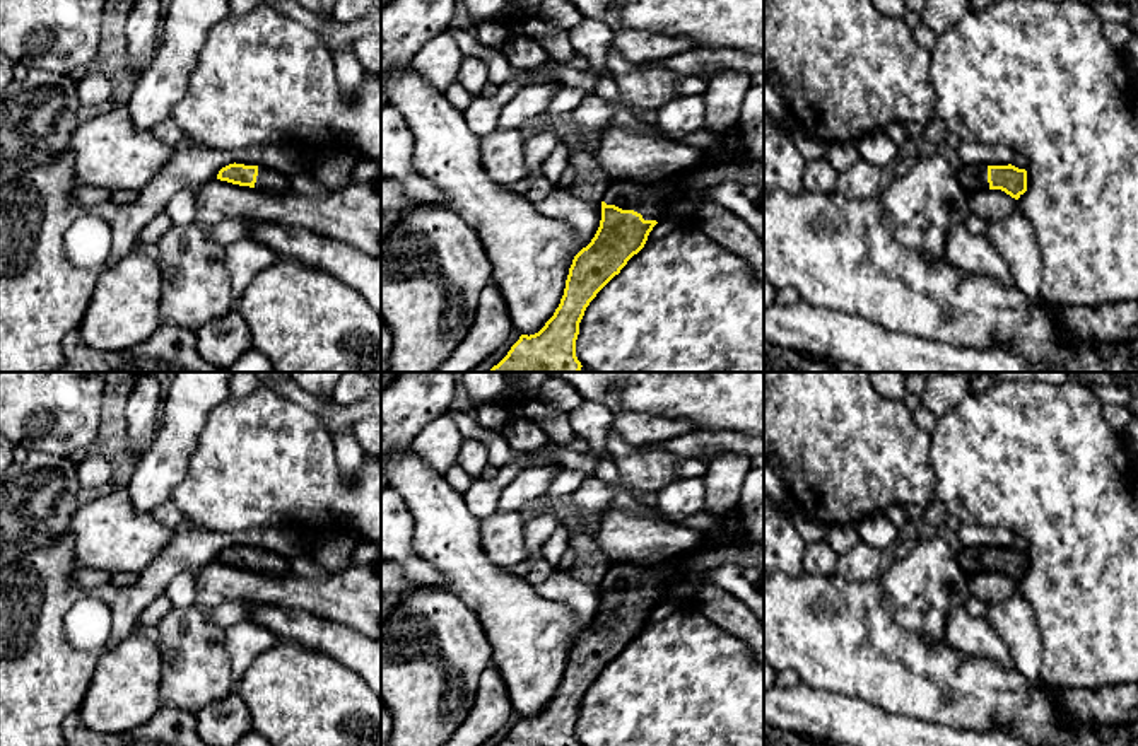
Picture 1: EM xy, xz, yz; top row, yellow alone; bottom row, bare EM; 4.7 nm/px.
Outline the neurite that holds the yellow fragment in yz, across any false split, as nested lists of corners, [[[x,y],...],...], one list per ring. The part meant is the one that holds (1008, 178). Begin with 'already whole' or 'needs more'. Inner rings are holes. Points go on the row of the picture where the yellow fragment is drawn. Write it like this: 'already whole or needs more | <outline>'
needs more | [[[964,166],[959,172],[962,189],[971,196],[979,189],[1001,189],[1018,200],[1027,191],[1027,171],[1008,166]]]

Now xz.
needs more | [[[716,150],[678,174],[649,183],[610,183],[601,200],[601,220],[591,242],[572,259],[564,295],[554,316],[535,335],[521,335],[489,372],[579,372],[576,357],[579,323],[596,294],[637,254],[653,227],[665,219],[666,203],[687,196],[682,176],[730,162]]]

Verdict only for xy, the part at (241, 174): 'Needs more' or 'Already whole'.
Needs more

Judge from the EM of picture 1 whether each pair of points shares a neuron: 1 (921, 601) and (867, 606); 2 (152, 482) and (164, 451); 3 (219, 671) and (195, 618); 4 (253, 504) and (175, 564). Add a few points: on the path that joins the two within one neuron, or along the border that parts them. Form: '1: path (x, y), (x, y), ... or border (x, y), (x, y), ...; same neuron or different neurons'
1: border (877, 579), (891, 618), (913, 634); different neurons
2: path (156, 475), (164, 465), (164, 458); same neuron
3: path (205, 658), (195, 647), (195, 632); same neuron
4: border (190, 524), (216, 531), (236, 531); different neurons

